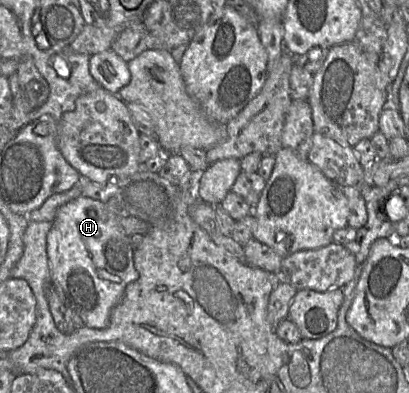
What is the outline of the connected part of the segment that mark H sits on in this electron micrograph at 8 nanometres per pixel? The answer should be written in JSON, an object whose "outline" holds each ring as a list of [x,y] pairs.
{"outline":[[[81,195],[58,208],[47,235],[51,282],[71,314],[76,328],[103,329],[110,323],[113,308],[122,300],[126,286],[139,278],[134,267],[134,247],[120,225],[124,214],[115,199],[108,202]]]}

